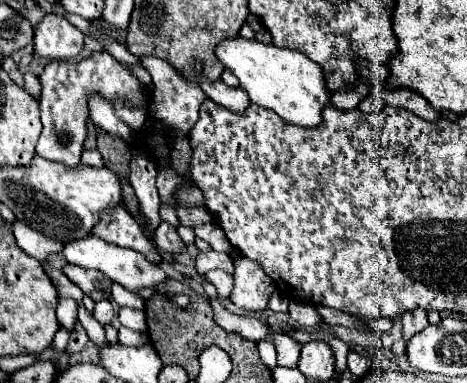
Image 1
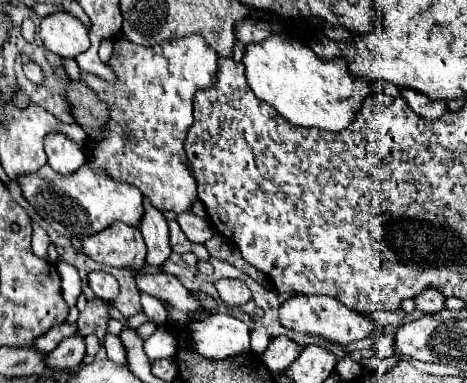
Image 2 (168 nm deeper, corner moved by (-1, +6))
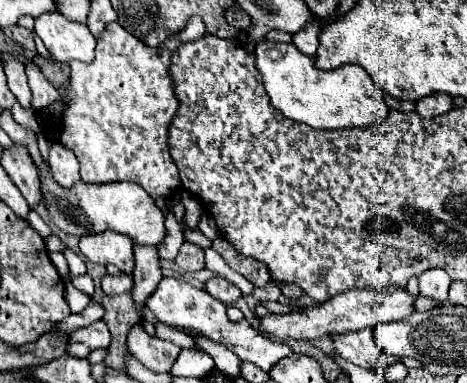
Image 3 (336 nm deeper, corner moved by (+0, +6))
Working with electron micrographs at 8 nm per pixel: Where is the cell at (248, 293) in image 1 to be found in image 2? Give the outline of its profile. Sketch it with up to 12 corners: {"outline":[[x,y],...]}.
{"outline":[[241,279],[215,281],[221,301],[245,305],[251,291]]}

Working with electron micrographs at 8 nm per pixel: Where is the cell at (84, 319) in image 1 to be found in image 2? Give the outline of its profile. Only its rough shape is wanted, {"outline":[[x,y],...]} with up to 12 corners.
{"outline":[[107,335],[107,359],[127,363],[125,345],[117,335]]}

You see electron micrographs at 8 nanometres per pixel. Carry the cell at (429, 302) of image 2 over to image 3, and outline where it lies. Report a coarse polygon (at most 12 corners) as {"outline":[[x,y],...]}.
{"outline":[[444,269],[420,275],[420,295],[448,299],[450,277]]}

